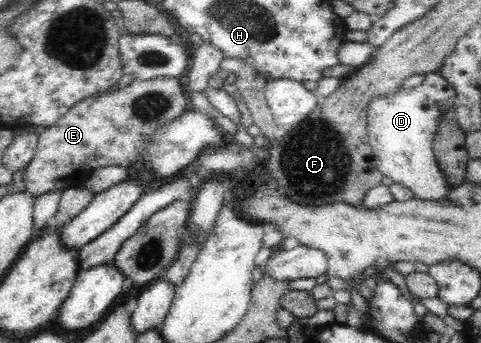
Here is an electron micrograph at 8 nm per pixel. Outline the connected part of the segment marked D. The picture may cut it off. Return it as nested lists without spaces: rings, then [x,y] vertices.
[[[434,71],[425,74],[423,82],[415,88],[401,86],[394,93],[370,99],[367,133],[378,170],[386,182],[391,181],[408,188],[415,199],[439,201],[452,189],[438,166],[433,142],[439,115],[444,110],[452,112],[454,96],[453,87],[439,71]]]

